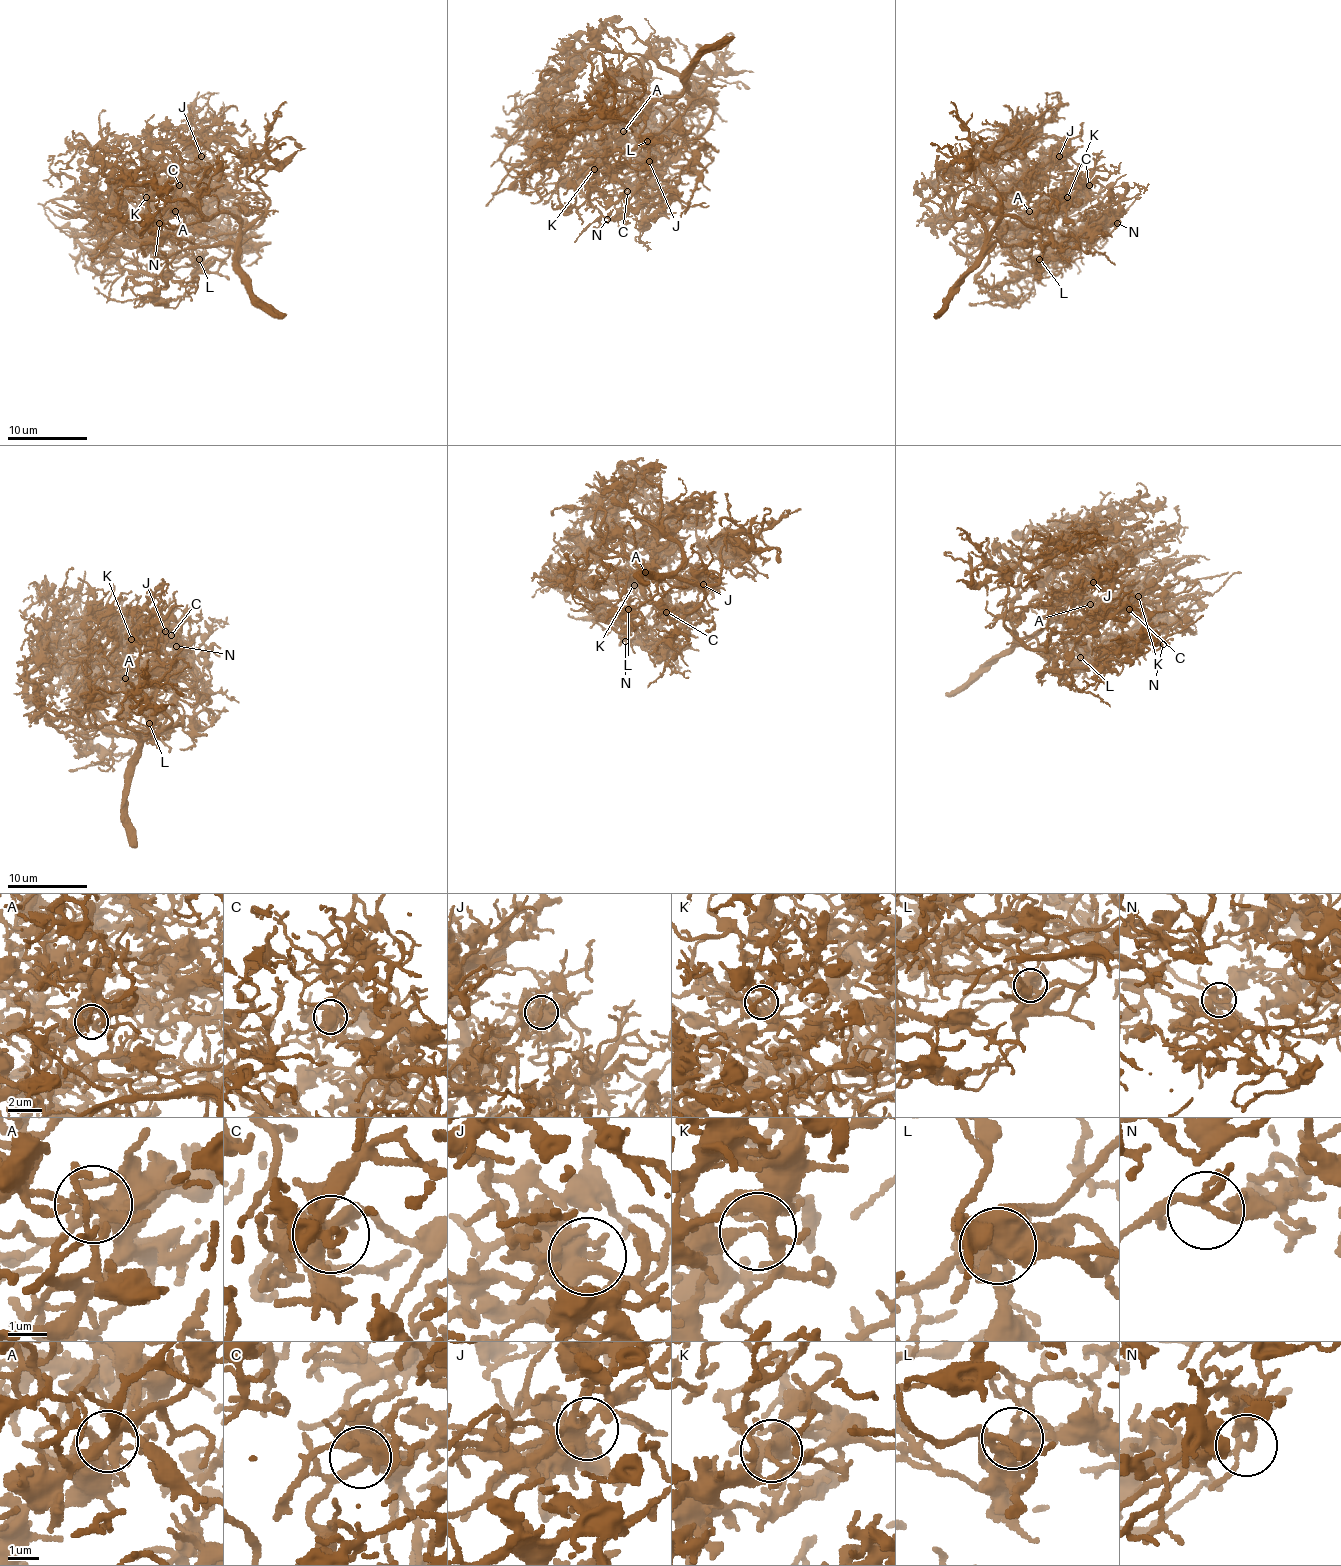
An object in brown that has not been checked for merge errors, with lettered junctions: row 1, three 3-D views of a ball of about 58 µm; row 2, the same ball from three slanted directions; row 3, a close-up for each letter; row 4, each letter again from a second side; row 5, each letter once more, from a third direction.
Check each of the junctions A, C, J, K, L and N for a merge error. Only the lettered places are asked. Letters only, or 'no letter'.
no letter

